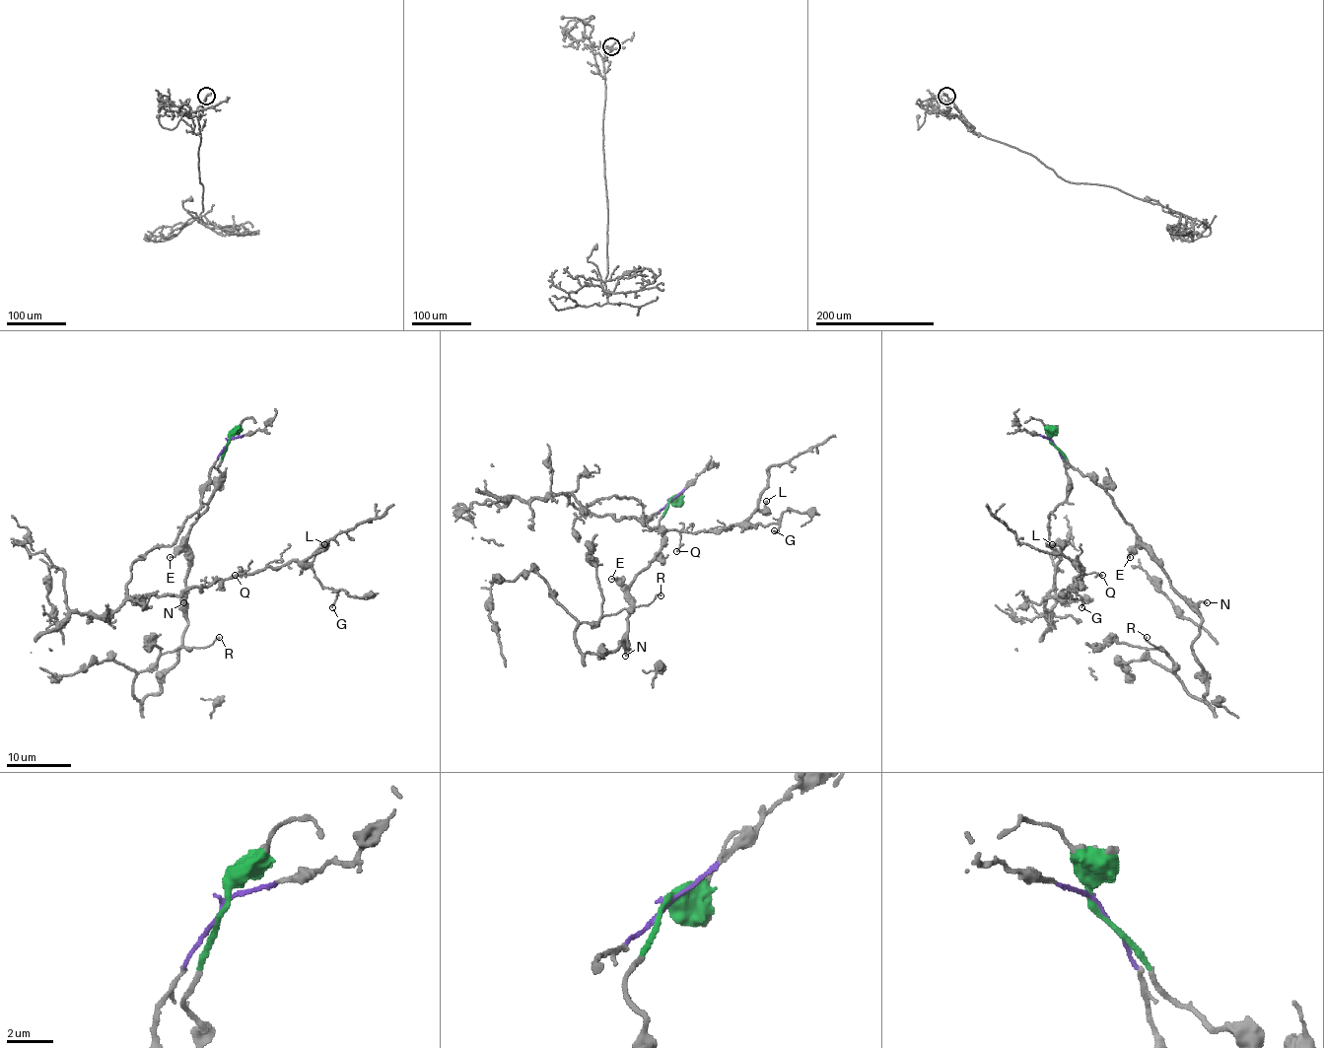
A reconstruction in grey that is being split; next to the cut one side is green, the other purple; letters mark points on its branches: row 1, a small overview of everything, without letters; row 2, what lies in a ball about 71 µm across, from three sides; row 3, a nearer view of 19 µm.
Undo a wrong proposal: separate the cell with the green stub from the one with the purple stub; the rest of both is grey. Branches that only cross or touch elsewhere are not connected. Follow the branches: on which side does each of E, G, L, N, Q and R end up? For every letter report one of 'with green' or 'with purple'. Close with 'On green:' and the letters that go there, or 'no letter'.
E: with green
G: with purple
L: with purple
N: with green
Q: with purple
R: with green
On green: E, N, R

